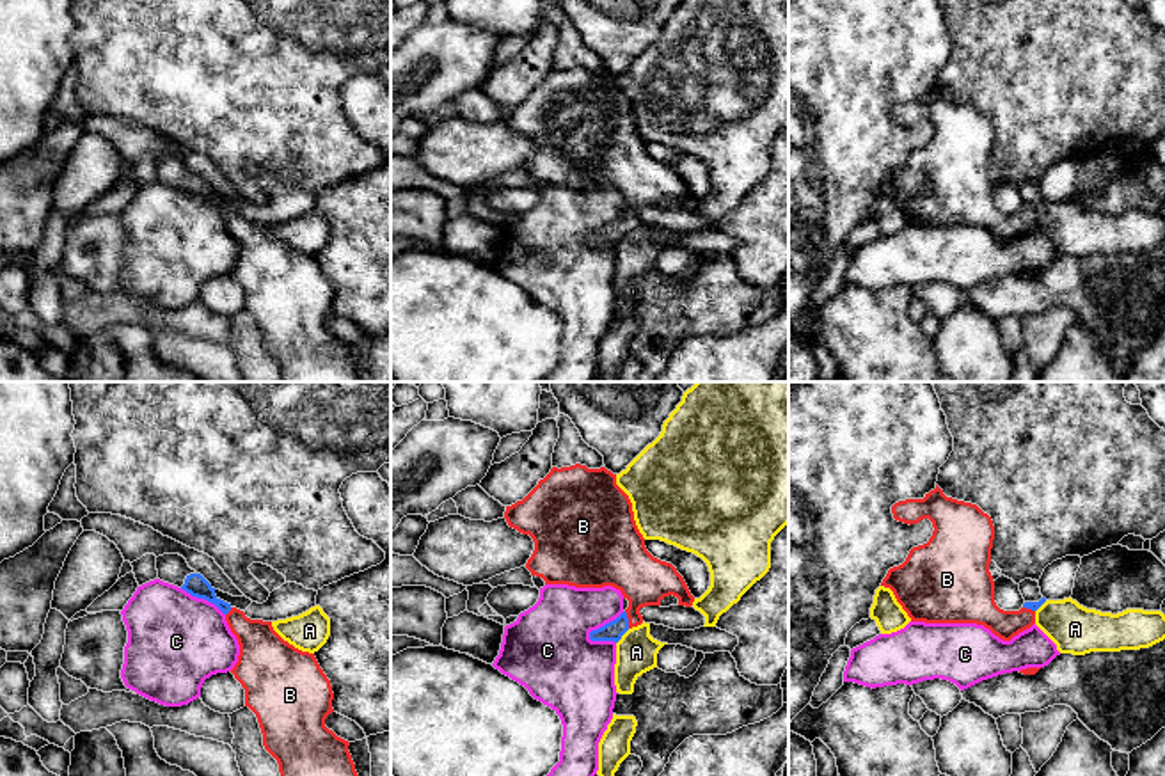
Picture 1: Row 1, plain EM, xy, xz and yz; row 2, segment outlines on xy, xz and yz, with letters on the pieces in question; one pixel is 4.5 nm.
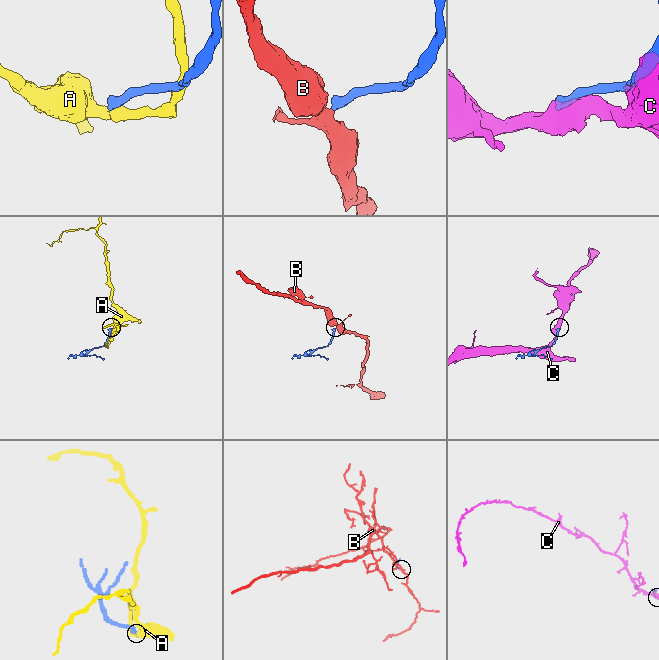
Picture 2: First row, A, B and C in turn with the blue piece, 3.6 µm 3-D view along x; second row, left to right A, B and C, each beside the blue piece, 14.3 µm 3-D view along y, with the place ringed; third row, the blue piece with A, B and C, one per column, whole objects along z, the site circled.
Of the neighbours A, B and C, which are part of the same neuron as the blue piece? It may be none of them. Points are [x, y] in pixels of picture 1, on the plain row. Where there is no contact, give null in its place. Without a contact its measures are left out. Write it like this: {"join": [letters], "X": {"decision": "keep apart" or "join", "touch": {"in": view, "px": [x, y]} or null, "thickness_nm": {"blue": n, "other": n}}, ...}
{"join": ["B"], "A": {"decision": "keep apart", "touch": {"in": "xz", "px": [622, 237]}, "thickness_nm": {"blue": 90, "other": 190}}, "B": {"decision": "join", "touch": {"in": "xz", "px": [627, 222]}, "thickness_nm": {"blue": 90, "other": 220}}, "C": {"decision": "keep apart", "touch": {"in": "xz", "px": [606, 226]}, "thickness_nm": {"blue": 90, "other": 340}}}

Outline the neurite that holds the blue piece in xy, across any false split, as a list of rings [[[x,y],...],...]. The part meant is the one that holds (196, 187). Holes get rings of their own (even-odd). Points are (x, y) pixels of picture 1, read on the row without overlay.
[[[201,176],[186,178],[181,192],[226,217],[240,247],[231,275],[245,291],[245,309],[256,316],[263,348],[277,362],[281,380],[361,382],[350,344],[325,329],[334,314],[334,295],[314,256],[284,243],[272,224],[250,222],[220,202]]]

